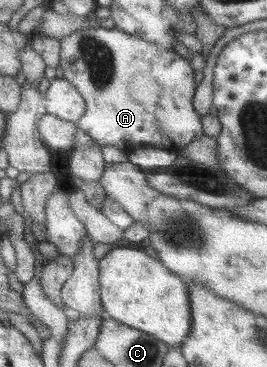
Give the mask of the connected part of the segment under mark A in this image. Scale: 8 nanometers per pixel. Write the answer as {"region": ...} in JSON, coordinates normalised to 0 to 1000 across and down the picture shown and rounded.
{"region":[[[397,63],[281,84],[228,109],[225,180],[236,210],[273,226],[326,275],[326,305],[292,343],[375,398],[419,395],[487,417],[506,401],[558,395],[667,417],[719,381],[768,365],[760,316],[723,278],[742,232],[730,188],[667,142],[607,134],[588,117],[562,117]]]}

